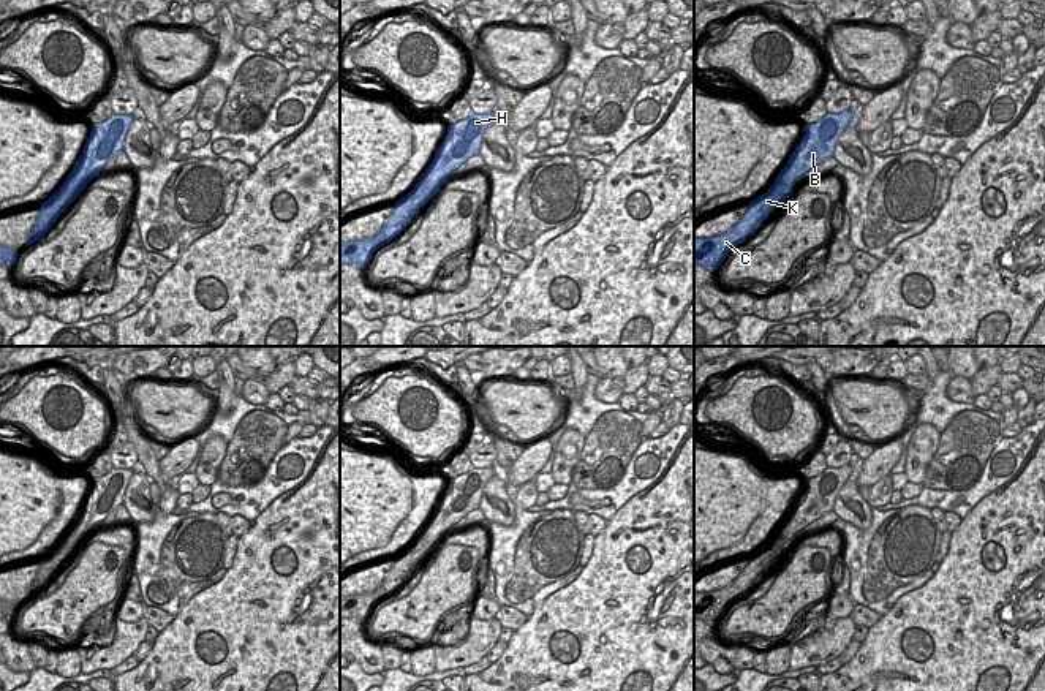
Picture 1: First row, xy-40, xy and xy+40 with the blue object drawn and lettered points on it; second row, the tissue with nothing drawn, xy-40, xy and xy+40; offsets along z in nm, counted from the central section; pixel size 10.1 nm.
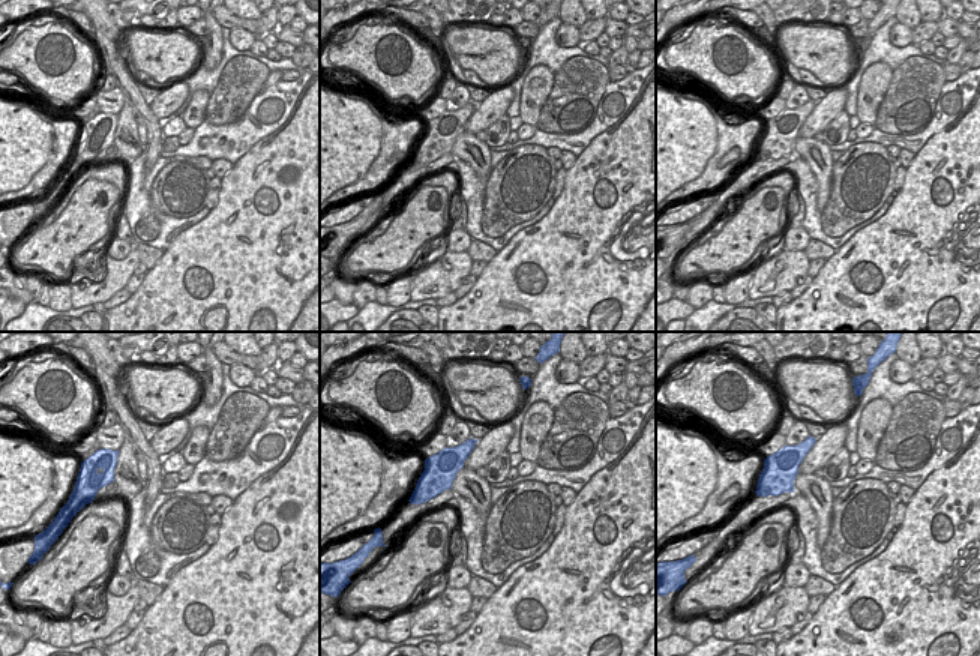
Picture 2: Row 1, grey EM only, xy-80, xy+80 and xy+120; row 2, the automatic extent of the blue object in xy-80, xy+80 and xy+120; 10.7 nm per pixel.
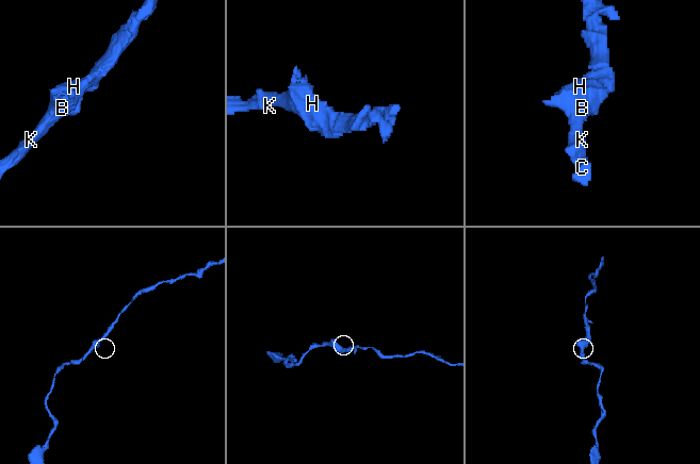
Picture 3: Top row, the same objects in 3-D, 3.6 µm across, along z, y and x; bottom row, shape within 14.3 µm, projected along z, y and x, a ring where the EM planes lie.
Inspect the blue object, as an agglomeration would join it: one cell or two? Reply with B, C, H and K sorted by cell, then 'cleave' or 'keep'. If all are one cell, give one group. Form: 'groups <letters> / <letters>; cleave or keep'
groups B C H K; keep

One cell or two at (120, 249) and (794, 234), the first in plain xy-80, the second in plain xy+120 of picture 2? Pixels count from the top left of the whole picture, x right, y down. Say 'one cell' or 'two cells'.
one cell

